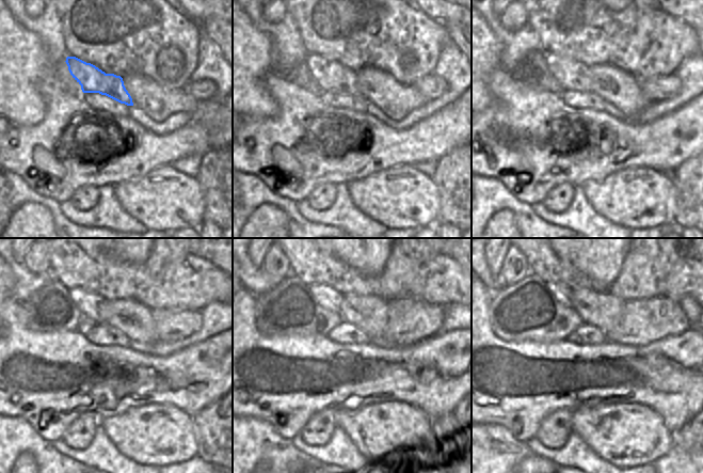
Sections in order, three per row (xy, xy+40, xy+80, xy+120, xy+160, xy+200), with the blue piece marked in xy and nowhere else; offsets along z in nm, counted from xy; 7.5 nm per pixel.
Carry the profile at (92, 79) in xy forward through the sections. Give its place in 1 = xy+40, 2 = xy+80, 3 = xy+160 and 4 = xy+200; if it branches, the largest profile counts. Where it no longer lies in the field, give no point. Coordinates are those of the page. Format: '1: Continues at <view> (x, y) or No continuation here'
1: Continues at xy+40 (329, 75)
2: Continues at xy+80 (571, 75)
3: Continues at xy+160 (328, 298)
4: Continues at xy+200 (561, 292).

